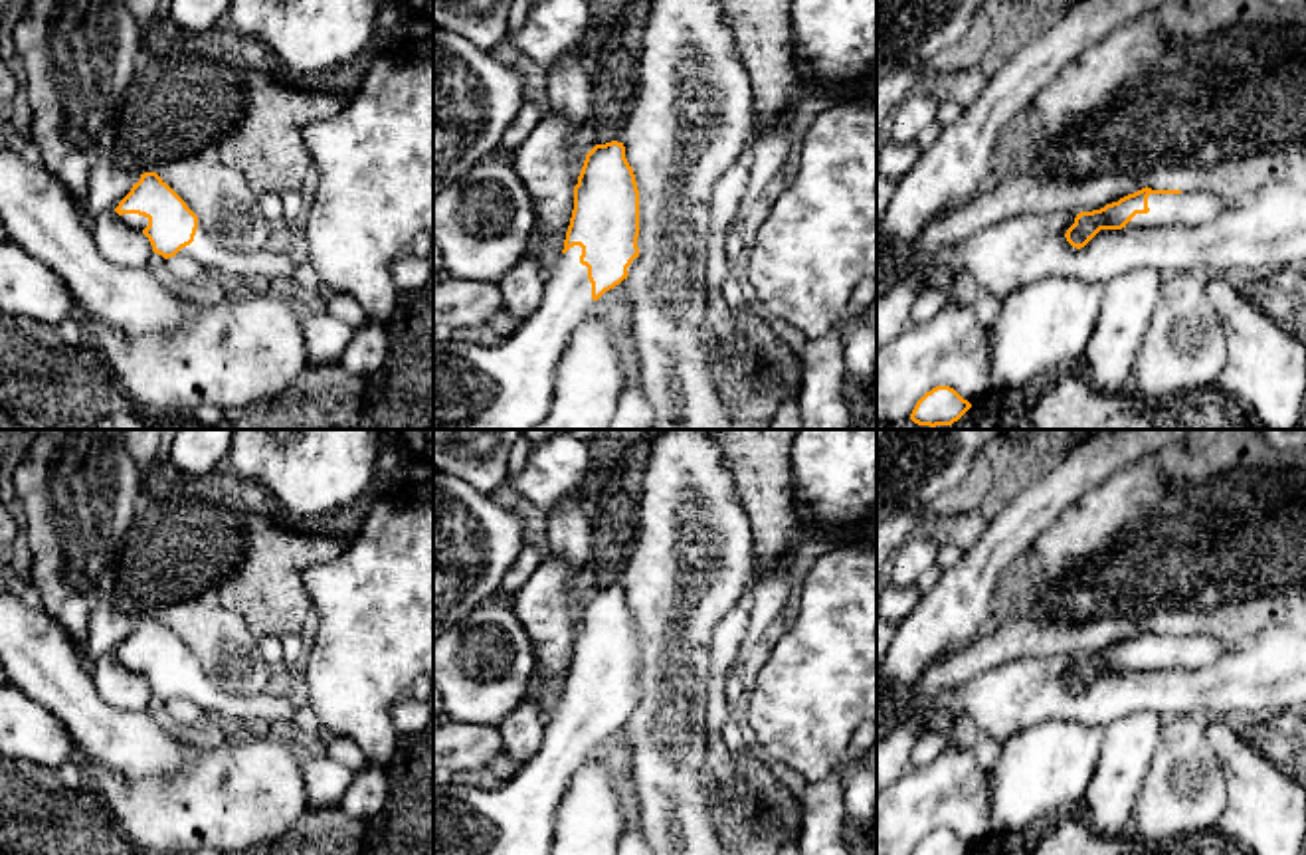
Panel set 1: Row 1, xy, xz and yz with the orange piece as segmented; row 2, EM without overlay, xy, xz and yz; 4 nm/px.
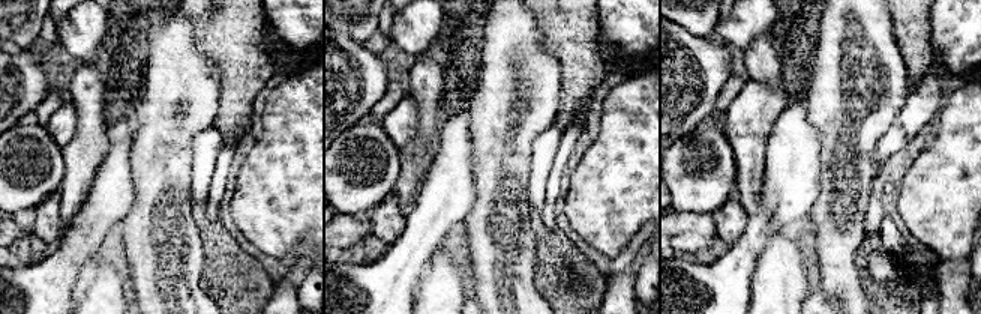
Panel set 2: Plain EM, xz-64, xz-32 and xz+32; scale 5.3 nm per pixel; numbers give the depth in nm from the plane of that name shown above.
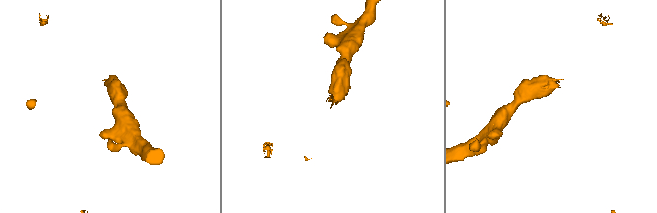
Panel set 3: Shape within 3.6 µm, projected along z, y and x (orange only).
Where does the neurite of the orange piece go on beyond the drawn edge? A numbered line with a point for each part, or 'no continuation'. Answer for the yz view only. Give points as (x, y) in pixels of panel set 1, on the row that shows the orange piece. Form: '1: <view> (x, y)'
1: yz (1196, 208)

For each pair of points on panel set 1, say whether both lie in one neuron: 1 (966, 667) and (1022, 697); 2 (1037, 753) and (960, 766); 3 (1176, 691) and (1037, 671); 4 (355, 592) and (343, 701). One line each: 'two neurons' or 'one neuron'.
1: two neurons
2: two neurons
3: one neuron
4: one neuron

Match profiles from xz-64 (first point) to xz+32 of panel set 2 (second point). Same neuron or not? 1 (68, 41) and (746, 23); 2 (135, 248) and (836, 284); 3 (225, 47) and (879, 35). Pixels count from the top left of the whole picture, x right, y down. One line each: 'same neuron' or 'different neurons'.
1: same neuron
2: same neuron
3: different neurons

